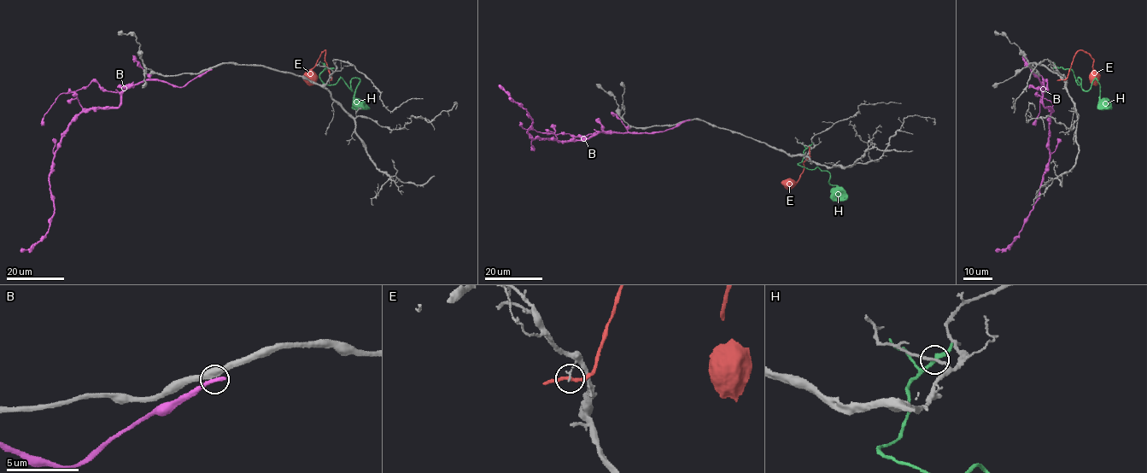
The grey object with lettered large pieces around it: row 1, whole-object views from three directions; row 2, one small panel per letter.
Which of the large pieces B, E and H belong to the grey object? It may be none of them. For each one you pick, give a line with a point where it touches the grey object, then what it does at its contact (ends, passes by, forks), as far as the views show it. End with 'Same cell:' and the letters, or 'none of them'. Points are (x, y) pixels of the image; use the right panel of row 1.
Same cell: none of them

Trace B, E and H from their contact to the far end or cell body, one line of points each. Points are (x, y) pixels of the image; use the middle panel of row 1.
B: (687, 120), (660, 131), (599, 131), (581, 140), (534, 139), (527, 133), (532, 119), (499, 84)
E: (810, 152), (810, 156), (803, 162), (800, 176), (795, 183), (789, 180), (787, 184)
H: (809, 146), (798, 164), (827, 171), (829, 182), (838, 187), (833, 189), (847, 197)

